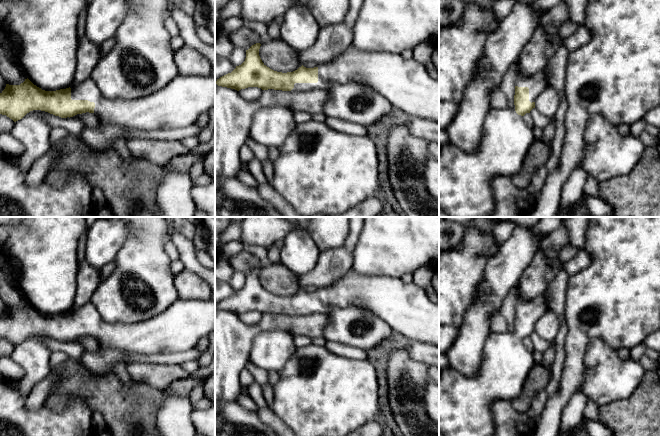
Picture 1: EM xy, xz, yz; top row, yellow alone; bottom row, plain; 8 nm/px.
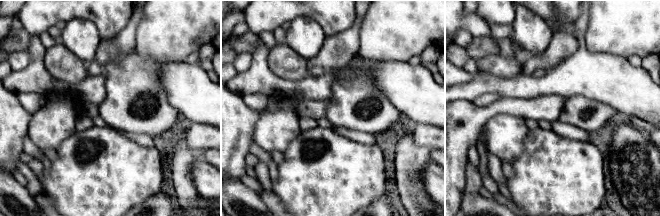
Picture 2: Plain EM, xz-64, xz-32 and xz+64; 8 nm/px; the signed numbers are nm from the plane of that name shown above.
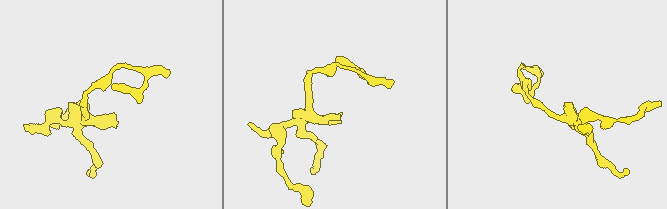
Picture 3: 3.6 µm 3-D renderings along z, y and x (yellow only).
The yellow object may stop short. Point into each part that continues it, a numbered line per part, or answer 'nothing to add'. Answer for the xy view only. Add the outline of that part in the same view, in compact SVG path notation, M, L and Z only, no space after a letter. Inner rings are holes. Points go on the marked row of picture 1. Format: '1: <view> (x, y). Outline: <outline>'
1: xy (179, 104). Outline: M213 74L178 75L157 92L128 100L105 98L91 77L70 88L72 100L88 100L95 103L94 114L98 117L99 127L85 127L77 137L97 151L113 148L113 144L119 139L128 140L130 130L151 131L188 127L195 124L202 113L215 107L215 75Z

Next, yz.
1: yz (537, 83). Outline: M542 73L533 75L530 78L519 78L516 82L518 87L528 87L529 88L529 101L535 102L538 95L545 89L546 80Z

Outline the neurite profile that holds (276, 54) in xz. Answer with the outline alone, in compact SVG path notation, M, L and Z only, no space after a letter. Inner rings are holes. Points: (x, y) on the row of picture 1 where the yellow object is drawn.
M281 38L263 42L259 56L264 65L277 72L293 72L302 66L299 62L299 52Z

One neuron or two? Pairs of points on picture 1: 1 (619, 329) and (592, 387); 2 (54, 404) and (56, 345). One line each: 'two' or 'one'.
1: two
2: two

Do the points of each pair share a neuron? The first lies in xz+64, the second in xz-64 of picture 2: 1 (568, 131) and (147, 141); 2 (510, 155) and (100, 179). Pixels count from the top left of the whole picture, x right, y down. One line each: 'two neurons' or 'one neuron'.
1: one neuron
2: two neurons

